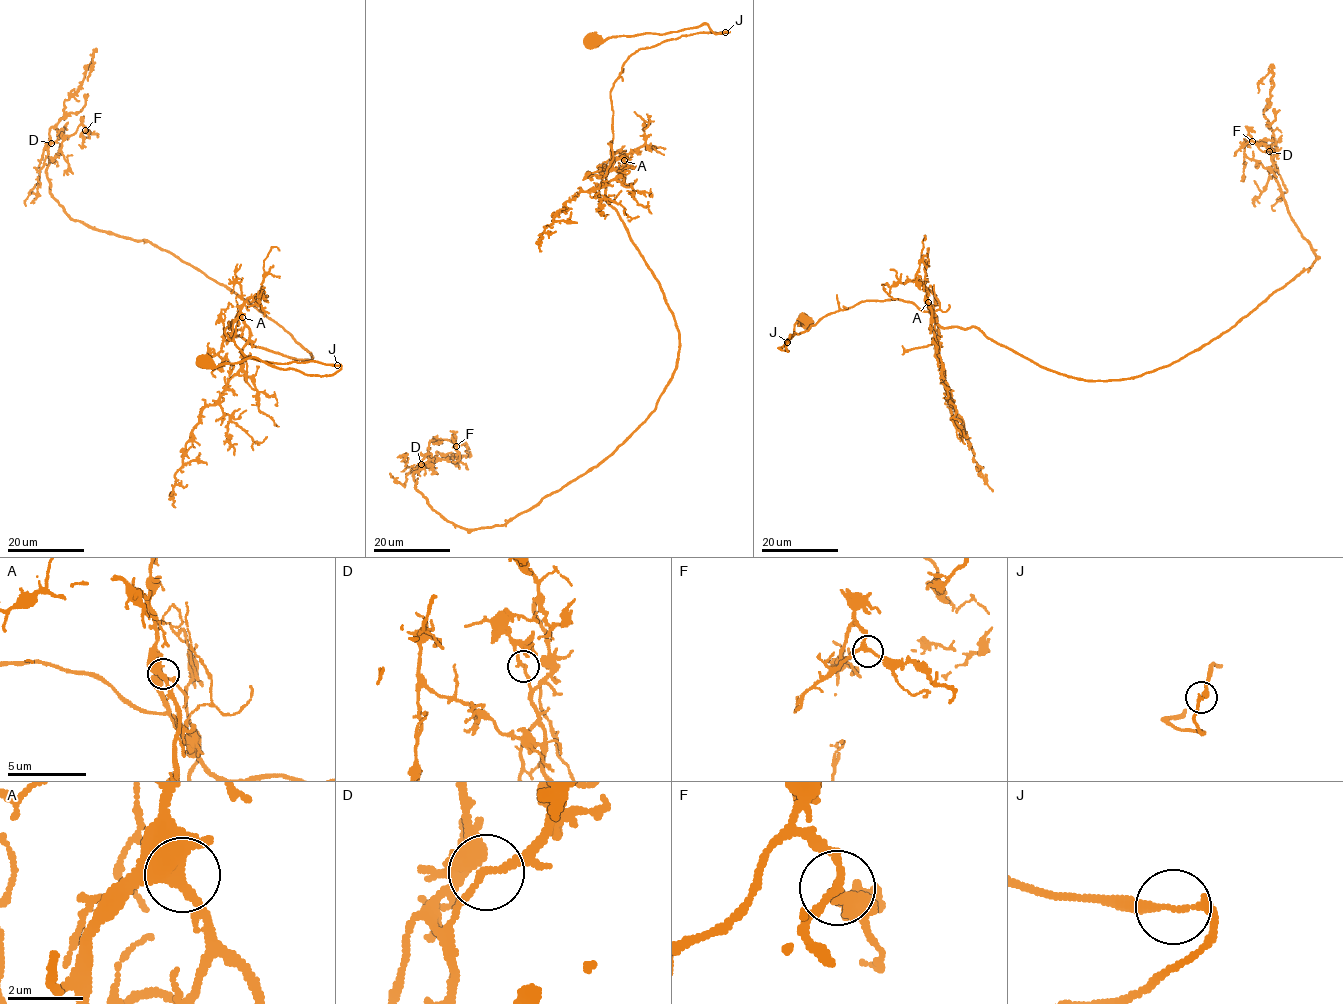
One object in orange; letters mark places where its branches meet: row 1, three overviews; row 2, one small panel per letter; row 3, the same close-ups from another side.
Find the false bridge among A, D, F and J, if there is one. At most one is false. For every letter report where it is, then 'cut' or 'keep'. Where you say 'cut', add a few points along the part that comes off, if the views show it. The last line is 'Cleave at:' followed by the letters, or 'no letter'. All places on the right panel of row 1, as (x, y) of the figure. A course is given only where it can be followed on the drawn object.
A: at (928, 302); keep
D: at (1269, 151); keep
F: at (1252, 141); keep
J: at (787, 342); keep
Cleave at: no letter

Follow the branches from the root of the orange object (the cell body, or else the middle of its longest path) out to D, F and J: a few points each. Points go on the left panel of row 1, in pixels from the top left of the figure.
D: (204, 362), (341, 368), (248, 358), (229, 321), (227, 343), (312, 355), (173, 254), (73, 219), (52, 143)
F: (204, 362), (341, 368), (248, 358), (229, 321), (227, 343), (312, 355), (70, 217), (46, 169), (85, 130)
J: (204, 362), (219, 366), (257, 357), (277, 367), (319, 376), (335, 374), (341, 368), (337, 365)

